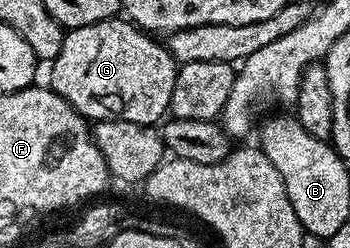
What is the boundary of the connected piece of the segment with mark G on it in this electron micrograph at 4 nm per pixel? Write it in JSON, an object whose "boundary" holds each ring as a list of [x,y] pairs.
{"boundary":[[[125,17],[66,30],[63,49],[59,49],[59,57],[51,61],[50,67],[53,68],[49,71],[48,86],[80,115],[84,115],[86,120],[122,119],[132,123],[156,124],[156,119],[164,120],[169,111],[171,89],[175,89],[179,64],[164,42],[156,43],[153,39],[156,38],[152,34],[146,33]]]}

